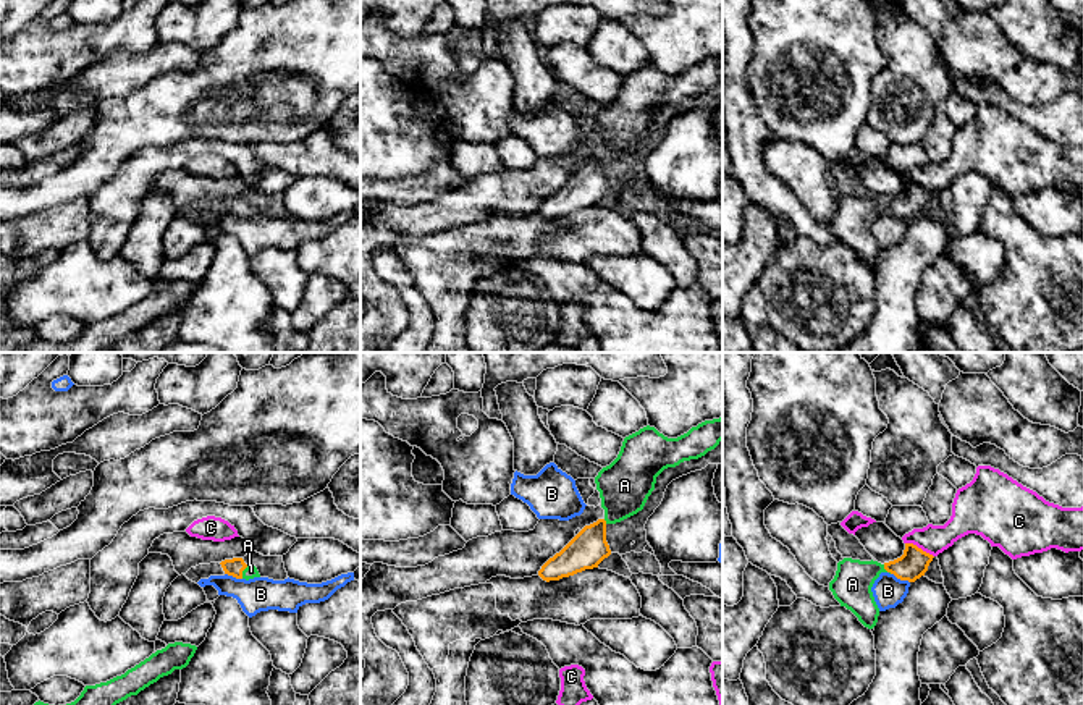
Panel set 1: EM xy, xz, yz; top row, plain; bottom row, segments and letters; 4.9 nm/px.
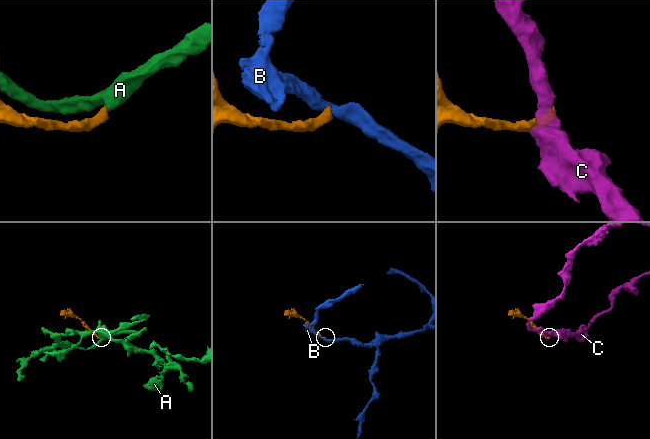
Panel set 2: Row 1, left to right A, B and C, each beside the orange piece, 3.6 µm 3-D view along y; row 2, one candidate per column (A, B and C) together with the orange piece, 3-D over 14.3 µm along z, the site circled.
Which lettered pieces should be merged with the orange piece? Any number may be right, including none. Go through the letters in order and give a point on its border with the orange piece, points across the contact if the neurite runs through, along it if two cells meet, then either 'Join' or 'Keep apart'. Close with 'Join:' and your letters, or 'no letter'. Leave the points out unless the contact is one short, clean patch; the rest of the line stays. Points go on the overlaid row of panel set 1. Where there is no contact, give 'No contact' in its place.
A: Touches orange at xy (241, 573). Path across: xy (235, 566), (241, 573), (251, 571). Join
B: Touches orange at yz (901, 579). Boundary: yz (891, 573), (909, 582). Keep apart
C: Touches orange at yz (920, 548). Keep apart
Join: A

